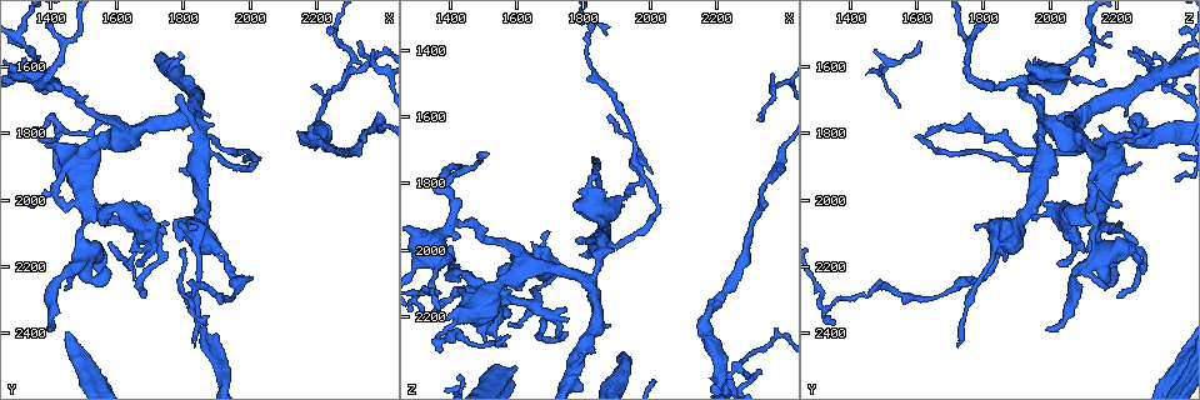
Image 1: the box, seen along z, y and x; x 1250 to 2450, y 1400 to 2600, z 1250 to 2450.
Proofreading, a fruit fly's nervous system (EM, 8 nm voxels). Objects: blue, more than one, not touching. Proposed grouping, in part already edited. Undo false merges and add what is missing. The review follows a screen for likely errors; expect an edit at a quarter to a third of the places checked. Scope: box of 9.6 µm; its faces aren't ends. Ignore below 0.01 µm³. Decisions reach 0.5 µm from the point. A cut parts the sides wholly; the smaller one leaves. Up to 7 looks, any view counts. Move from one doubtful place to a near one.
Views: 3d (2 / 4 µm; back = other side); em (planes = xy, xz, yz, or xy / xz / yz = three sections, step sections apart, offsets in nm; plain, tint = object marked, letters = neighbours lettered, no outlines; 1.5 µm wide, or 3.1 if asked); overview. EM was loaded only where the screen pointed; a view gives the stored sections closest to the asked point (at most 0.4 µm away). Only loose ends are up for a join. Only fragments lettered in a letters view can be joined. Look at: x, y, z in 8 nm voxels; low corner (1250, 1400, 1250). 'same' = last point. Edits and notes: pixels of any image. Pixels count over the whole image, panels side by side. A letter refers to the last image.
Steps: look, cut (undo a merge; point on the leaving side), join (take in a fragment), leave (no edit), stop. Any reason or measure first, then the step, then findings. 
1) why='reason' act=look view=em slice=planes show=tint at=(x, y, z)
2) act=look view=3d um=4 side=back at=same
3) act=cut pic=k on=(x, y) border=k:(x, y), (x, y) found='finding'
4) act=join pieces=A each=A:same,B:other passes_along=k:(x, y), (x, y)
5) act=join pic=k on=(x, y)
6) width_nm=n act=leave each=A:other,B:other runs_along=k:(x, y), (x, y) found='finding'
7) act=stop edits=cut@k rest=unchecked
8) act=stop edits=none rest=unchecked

why='thin end' act=look view=3d um=2 at=(1870, 2370, 1350)

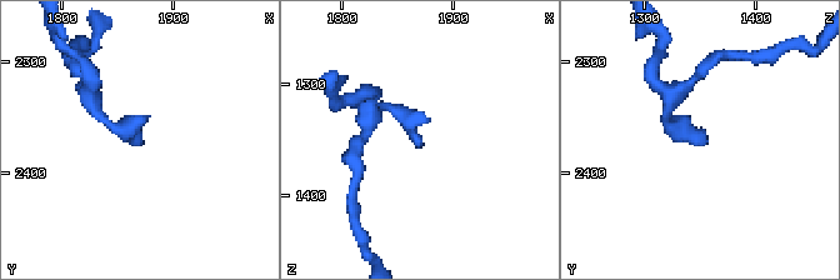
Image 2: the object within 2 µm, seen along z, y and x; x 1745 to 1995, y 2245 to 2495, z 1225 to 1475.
act=look view=em slice=xz step=4 show=tint at=(1868, 2366, 1358)

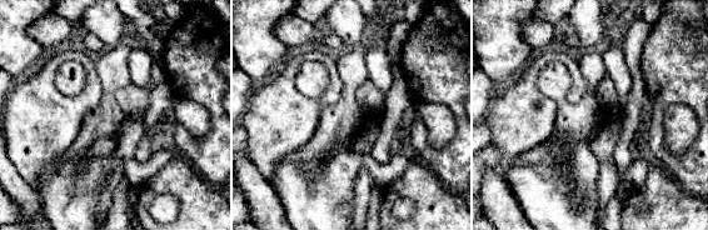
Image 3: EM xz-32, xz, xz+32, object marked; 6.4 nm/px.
why='another direction' act=look view=em slice=planes show=letters at=same

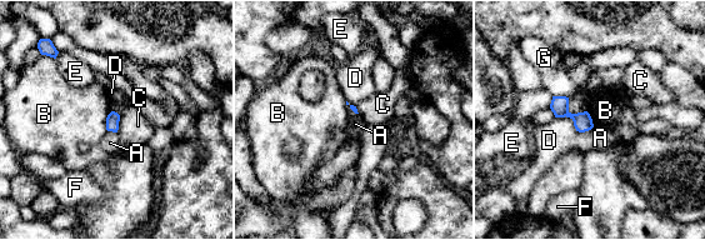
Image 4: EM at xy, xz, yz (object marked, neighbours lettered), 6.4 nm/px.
act=leave each=A:other,B:other,C:other,D:other,E:other,F:other,G:other border=4:(111, 111), (106, 118), (106, 130) found='no lettered fragment goes on from it'

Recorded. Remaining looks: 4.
why='an open end' act=look view=em slice=planes show=letters at=(1780, 1560, 2300)

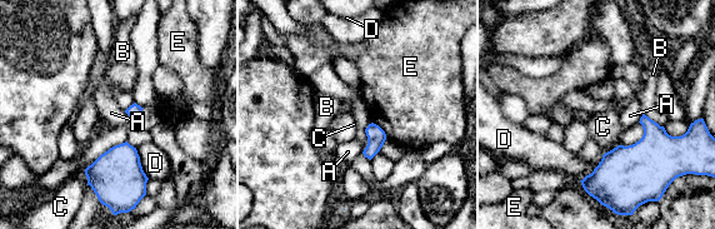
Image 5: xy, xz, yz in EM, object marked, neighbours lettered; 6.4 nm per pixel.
act=leave each=A:other,B:other,C:other,D:other,E:other border=5:(371, 123), (363, 152), (370, 160) found='no lettered fragment goes on from it'

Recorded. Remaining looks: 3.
why='abrupt turn' act=look view=em slice=xz step=8 show=tint at=(2400, 1560, 2250)

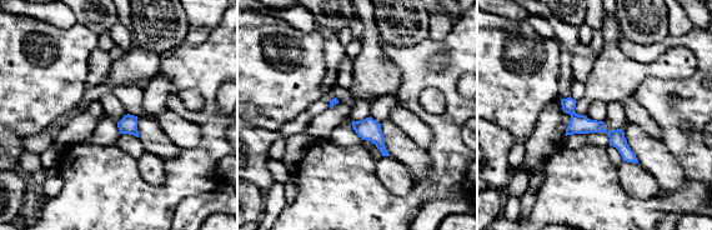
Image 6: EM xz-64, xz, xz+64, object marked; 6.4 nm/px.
act=look view=em slice=planes show=letters at=same

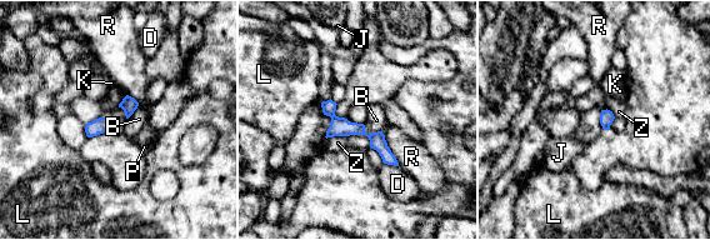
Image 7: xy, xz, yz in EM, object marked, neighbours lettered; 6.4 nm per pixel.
longest_contact=R:220nm act=leave each=B:other,D:other,J:other,K:other,L:other,P:other,R:other,Z:other runs_along=7:(325, 104), (346, 129), (369, 135), (393, 161) found='one cell here'

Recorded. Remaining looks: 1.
act=stop edits=none rest=unchecked

